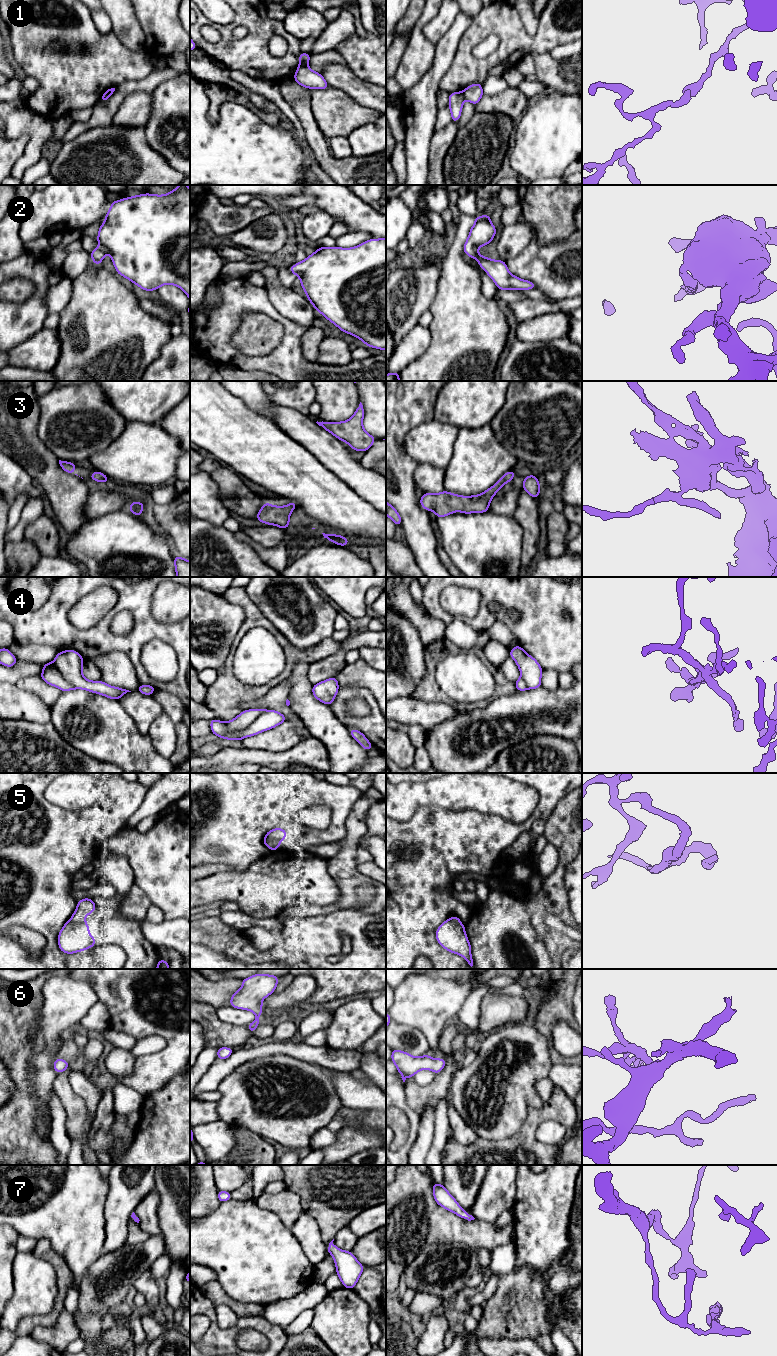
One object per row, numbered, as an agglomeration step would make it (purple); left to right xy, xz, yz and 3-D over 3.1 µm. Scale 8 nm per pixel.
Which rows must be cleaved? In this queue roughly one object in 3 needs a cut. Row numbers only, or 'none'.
1

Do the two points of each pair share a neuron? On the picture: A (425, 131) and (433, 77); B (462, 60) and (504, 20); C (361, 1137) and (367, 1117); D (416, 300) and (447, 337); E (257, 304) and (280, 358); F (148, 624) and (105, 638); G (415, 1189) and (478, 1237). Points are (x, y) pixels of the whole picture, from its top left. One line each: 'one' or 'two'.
A: one
B: one
C: two
D: two
E: one
F: one
G: one

